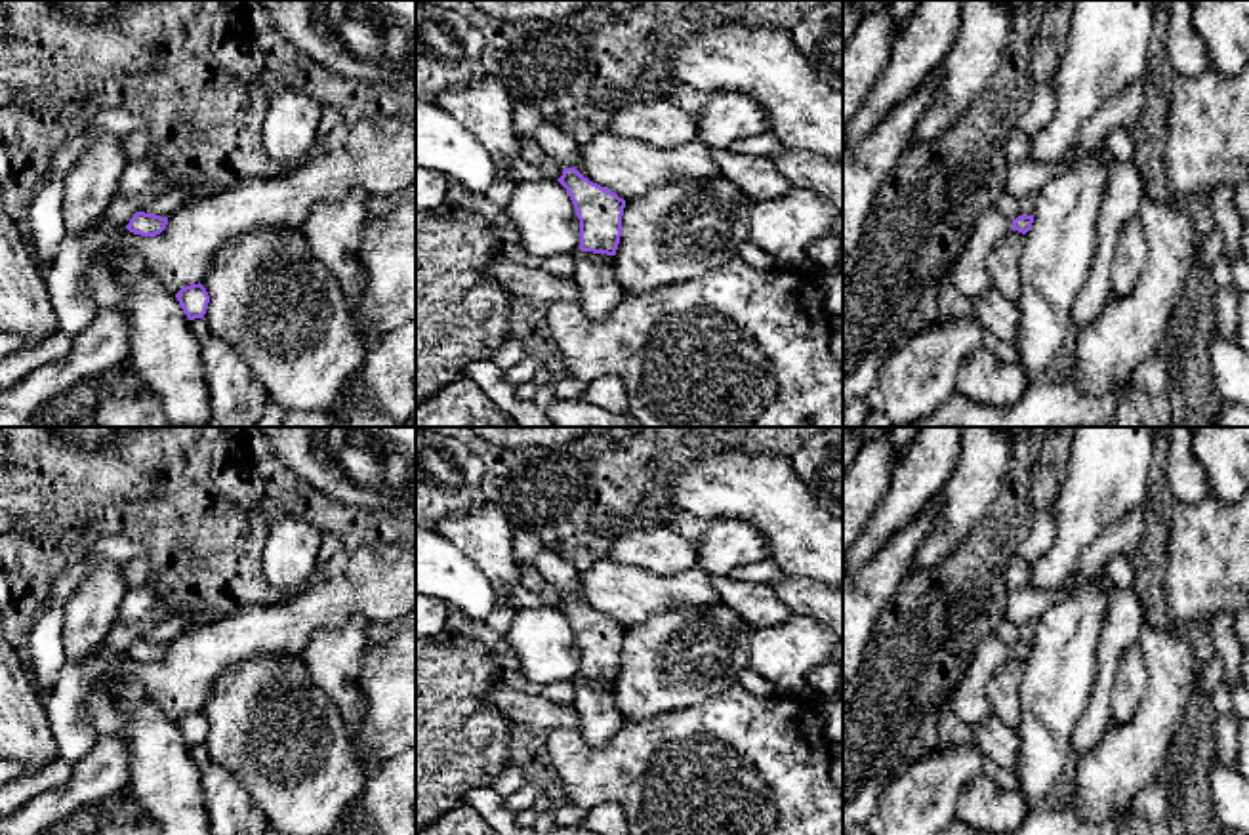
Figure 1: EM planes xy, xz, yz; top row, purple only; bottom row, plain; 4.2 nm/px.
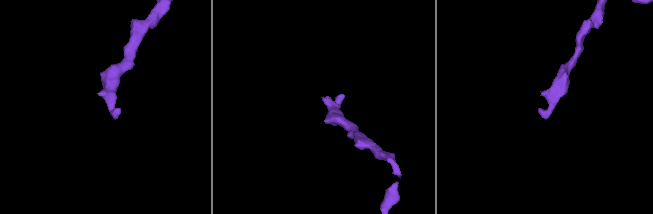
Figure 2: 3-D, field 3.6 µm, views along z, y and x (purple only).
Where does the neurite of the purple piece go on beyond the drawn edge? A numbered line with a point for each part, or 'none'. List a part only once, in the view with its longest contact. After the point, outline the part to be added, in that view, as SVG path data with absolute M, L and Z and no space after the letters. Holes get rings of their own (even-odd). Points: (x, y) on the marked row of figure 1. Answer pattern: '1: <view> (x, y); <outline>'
1: xz (563, 147); M543 120L538 126L534 139L545 151L545 154L553 156L563 168L578 166L580 145L564 130Z

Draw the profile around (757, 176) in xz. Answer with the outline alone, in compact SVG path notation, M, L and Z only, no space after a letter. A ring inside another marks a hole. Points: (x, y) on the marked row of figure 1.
M713 151L713 160L721 175L755 202L780 200L793 189L791 181L780 173L770 156Z

